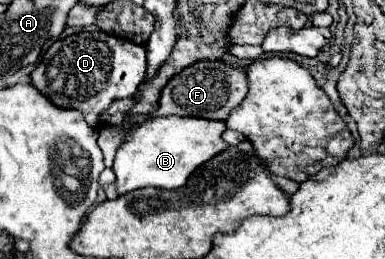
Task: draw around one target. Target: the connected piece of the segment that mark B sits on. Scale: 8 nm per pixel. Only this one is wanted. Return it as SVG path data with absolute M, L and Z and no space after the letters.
M168 116L168 118L152 118L142 122L124 142L114 160L114 174L118 184L118 194L132 192L144 186L174 190L186 184L188 176L202 164L208 162L212 156L224 152L228 144L222 140L222 132L226 124L220 120L202 120L202 118L182 118L182 116Z

